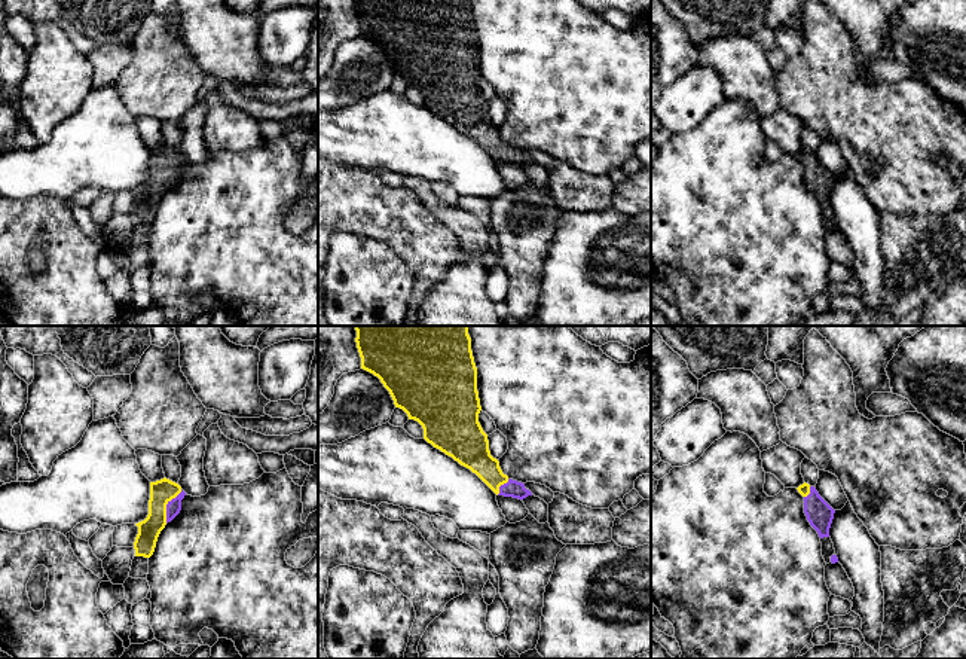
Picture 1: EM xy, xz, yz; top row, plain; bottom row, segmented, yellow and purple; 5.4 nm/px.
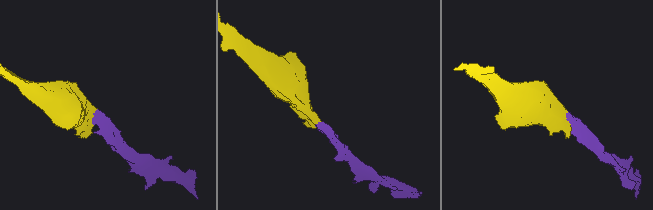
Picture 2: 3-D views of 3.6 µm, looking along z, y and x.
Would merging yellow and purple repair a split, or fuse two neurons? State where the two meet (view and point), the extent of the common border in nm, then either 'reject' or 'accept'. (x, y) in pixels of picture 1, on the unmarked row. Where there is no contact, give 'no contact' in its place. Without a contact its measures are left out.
meets yellow in xy at (165, 173); contact 200 nm long; accept

